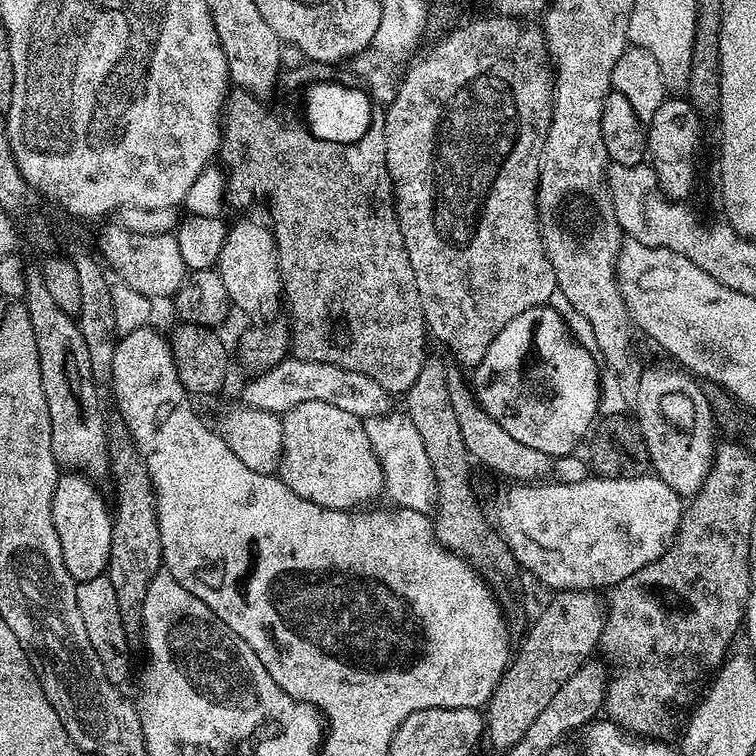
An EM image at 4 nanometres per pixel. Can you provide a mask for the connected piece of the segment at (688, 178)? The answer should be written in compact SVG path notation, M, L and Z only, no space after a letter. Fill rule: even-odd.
M665 98L662 106L658 106L658 114L654 114L652 119L647 121L647 155L653 170L656 171L660 188L669 200L687 201L687 196L696 184L696 151L699 150L700 139L704 136L703 123L705 124L705 121L700 113L687 98Z

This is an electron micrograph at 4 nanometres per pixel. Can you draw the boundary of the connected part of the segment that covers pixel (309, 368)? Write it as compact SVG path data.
M285 358L252 379L256 380L244 388L243 403L249 408L283 414L298 406L298 402L330 402L330 406L338 406L338 410L347 410L361 418L383 416L389 411L390 394L385 388L378 386L374 378L342 366Z

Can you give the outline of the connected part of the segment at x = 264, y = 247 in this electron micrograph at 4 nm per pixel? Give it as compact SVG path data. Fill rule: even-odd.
M240 220L227 229L225 244L221 248L218 271L222 278L222 286L226 286L231 307L241 308L248 316L270 316L277 304L282 300L280 287L280 267L276 257L276 240L272 237L272 229L260 220Z

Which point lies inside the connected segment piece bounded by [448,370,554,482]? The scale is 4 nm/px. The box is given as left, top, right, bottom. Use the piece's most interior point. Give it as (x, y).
(485, 441)

